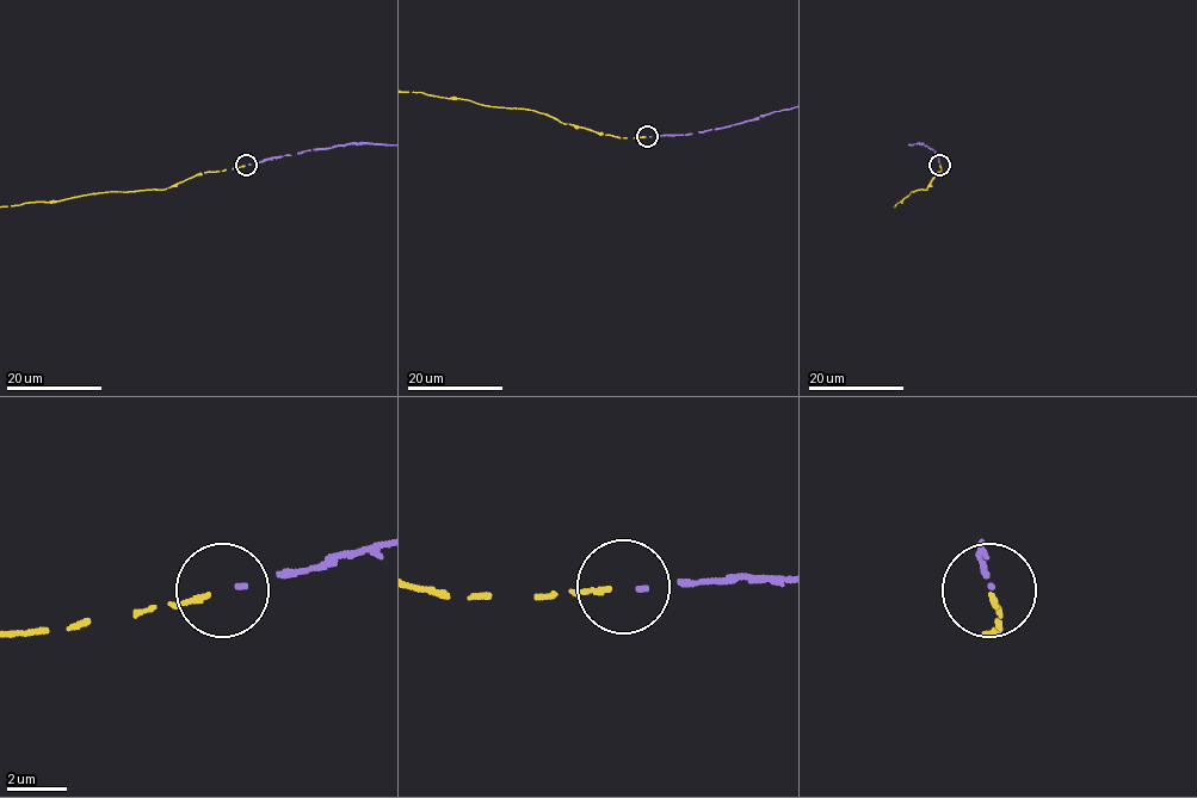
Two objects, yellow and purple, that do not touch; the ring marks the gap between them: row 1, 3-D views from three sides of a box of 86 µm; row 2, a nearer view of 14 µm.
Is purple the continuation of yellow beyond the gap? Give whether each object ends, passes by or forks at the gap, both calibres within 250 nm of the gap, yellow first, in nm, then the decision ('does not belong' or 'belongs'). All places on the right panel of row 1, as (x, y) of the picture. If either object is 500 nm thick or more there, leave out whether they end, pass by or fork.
yellow ends; purple ends; calibres 160 and 110 nm; belongs

